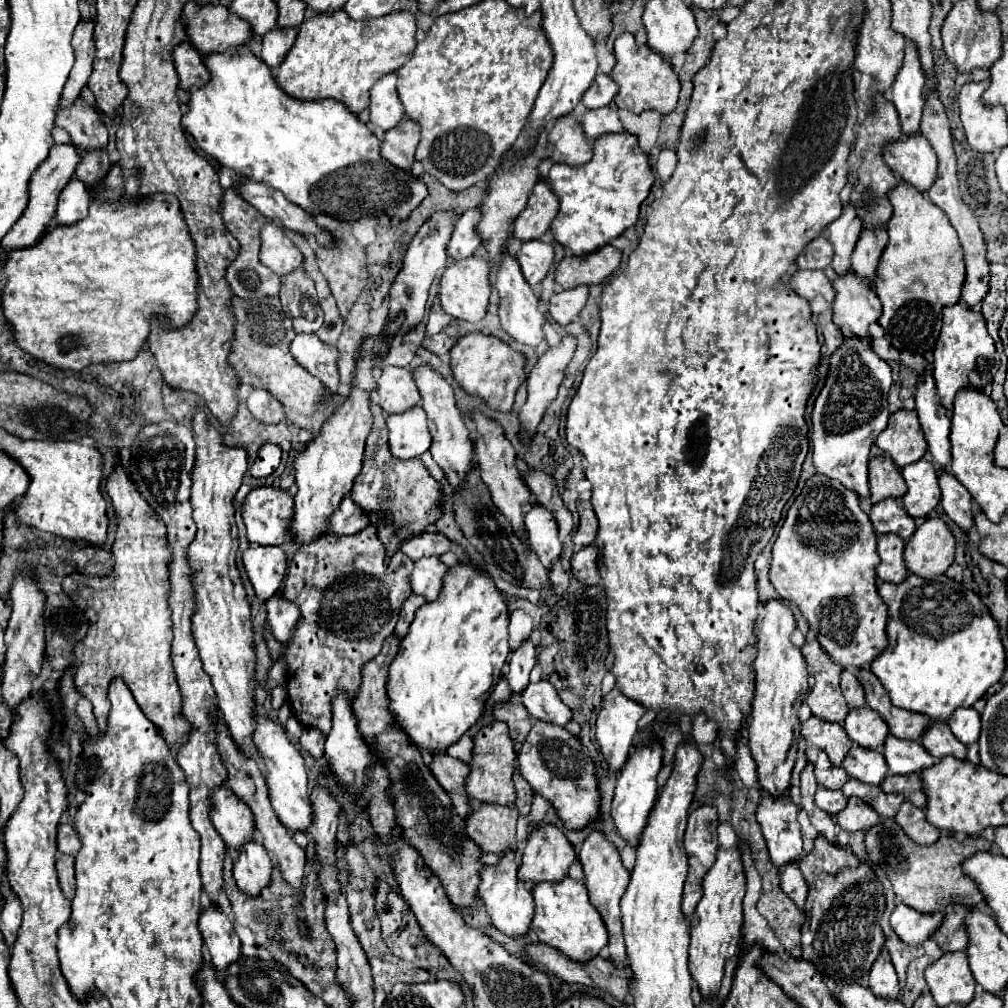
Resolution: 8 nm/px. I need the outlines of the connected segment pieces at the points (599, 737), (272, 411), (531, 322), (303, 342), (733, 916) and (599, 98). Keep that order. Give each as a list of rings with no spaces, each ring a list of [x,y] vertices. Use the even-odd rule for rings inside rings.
[[[616,688],[602,700],[602,710],[596,718],[596,742],[606,760],[606,774],[616,776],[624,768],[642,714],[644,708],[624,698]]]
[[[254,390],[248,400],[246,400],[248,410],[252,412],[252,416],[258,422],[264,424],[278,424],[280,420],[284,420],[284,406],[280,404],[280,400],[276,400],[270,392],[264,390]]]
[[[504,254],[498,270],[496,270],[496,280],[494,280],[494,288],[500,294],[500,304],[498,304],[498,316],[502,322],[502,328],[518,342],[528,344],[528,346],[540,346],[544,340],[544,332],[542,326],[546,322],[546,316],[538,312],[538,298],[534,296],[530,284],[526,282],[526,278],[522,276],[520,264],[516,262],[516,258],[512,254]]]
[[[296,334],[290,344],[290,352],[300,366],[304,366],[312,376],[316,376],[330,392],[338,390],[338,370],[336,346],[328,346],[318,340],[316,334]]]
[[[718,850],[718,858],[714,866],[708,870],[702,882],[702,900],[696,906],[696,912],[690,922],[690,976],[694,978],[698,992],[702,998],[712,998],[720,990],[720,982],[724,978],[726,960],[736,956],[740,946],[740,930],[742,930],[742,898],[746,892],[746,876],[742,868],[740,850]]]
[[[598,74],[598,76],[594,78],[594,82],[590,84],[590,88],[586,90],[582,102],[584,102],[584,106],[590,108],[590,110],[602,108],[602,106],[608,106],[608,104],[614,100],[616,92],[618,92],[616,82],[614,82],[610,76],[606,76],[606,74]]]

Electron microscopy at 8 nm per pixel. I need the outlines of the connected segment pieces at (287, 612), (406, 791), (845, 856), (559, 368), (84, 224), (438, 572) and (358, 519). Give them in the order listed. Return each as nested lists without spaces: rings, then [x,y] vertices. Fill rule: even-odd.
[[[272,596],[266,602],[268,608],[268,620],[272,624],[272,632],[280,642],[286,642],[286,638],[292,634],[292,628],[296,626],[298,612],[294,604],[288,604],[288,600],[282,600],[282,596]]]
[[[388,636],[380,654],[362,668],[362,686],[352,702],[352,710],[356,714],[360,734],[372,736],[372,748],[390,774],[388,796],[394,802],[396,822],[402,828],[404,838],[422,854],[426,866],[432,870],[434,876],[438,876],[452,904],[460,908],[470,906],[474,902],[476,884],[480,882],[482,864],[478,860],[480,848],[464,836],[462,818],[470,812],[468,798],[464,792],[464,776],[468,774],[468,766],[462,760],[448,756],[446,752],[432,752],[432,764],[428,768],[422,762],[420,748],[412,744],[406,732],[396,724],[396,718],[388,704],[386,682],[388,666],[396,658],[398,646],[400,640],[396,640],[396,636]]]
[[[818,836],[810,854],[800,862],[800,870],[808,884],[808,898],[804,906],[808,912],[802,928],[802,960],[814,964],[824,978],[830,978],[836,984],[860,982],[870,972],[868,988],[876,996],[898,998],[898,976],[888,952],[882,950],[884,934],[880,918],[886,906],[884,894],[868,864],[860,862],[848,848],[828,844],[824,836]]]
[[[566,336],[560,340],[558,346],[548,348],[532,368],[526,380],[528,400],[520,410],[520,422],[522,422],[520,436],[524,440],[528,440],[536,432],[536,426],[540,424],[548,404],[556,398],[558,388],[564,380],[564,370],[574,358],[574,352],[576,352],[576,338]]]
[[[152,194],[144,200],[136,202],[116,202],[116,204],[106,204],[106,202],[92,202],[90,204],[90,214],[72,224],[72,226],[54,226],[50,228],[38,244],[18,250],[12,250],[3,263],[3,272],[6,275],[6,284],[2,288],[1,305],[4,310],[4,318],[10,324],[14,332],[14,342],[20,346],[24,352],[32,354],[34,358],[44,360],[50,366],[56,366],[60,370],[82,370],[90,364],[98,362],[120,362],[120,360],[132,360],[138,354],[138,348],[146,342],[150,334],[150,318],[164,314],[170,318],[172,326],[184,326],[192,314],[196,312],[196,286],[198,286],[198,274],[196,274],[196,248],[194,240],[188,234],[188,226],[184,222],[184,216],[180,212],[180,204],[176,196],[172,194]]]
[[[430,556],[430,558],[420,558],[414,562],[414,572],[410,576],[412,592],[424,596],[426,600],[436,600],[440,586],[442,586],[442,576],[446,574],[448,566],[440,562],[440,558]]]
[[[346,496],[336,510],[336,516],[332,516],[328,524],[328,532],[334,534],[354,534],[364,530],[370,524],[370,516],[350,498]]]

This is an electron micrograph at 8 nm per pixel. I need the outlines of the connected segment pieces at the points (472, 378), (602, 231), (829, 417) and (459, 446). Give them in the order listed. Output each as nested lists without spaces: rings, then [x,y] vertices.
[[[470,332],[462,336],[450,350],[450,368],[454,372],[456,382],[464,386],[466,392],[484,398],[490,408],[500,412],[512,410],[516,390],[526,380],[524,366],[526,356],[522,352],[516,352],[496,336],[486,336],[480,332]]]
[[[612,132],[600,136],[600,140],[594,142],[594,156],[588,164],[584,166],[568,166],[568,164],[552,164],[550,174],[548,174],[548,184],[550,188],[558,194],[560,198],[560,212],[552,222],[552,232],[554,238],[572,254],[584,256],[590,254],[604,244],[608,244],[612,238],[620,236],[626,228],[634,226],[638,220],[638,208],[650,194],[650,188],[654,184],[654,176],[650,170],[650,162],[646,152],[638,146],[636,136],[630,132]]]
[[[848,336],[844,338],[842,346],[830,356],[830,366],[826,374],[826,382],[814,402],[812,410],[812,454],[814,454],[814,468],[816,472],[840,480],[846,488],[856,490],[860,498],[868,496],[868,454],[870,446],[874,444],[876,436],[886,428],[888,422],[888,390],[890,390],[892,378],[890,378],[890,366],[880,356],[874,354],[870,344],[864,338]]]
[[[418,366],[414,372],[414,380],[416,380],[418,392],[422,396],[422,408],[428,414],[428,428],[432,434],[430,452],[432,452],[434,460],[446,472],[446,478],[452,486],[452,484],[456,484],[456,480],[460,476],[464,476],[464,472],[468,472],[468,464],[472,464],[472,440],[468,436],[468,428],[456,406],[452,386],[444,380],[444,376],[440,376],[438,372],[432,372],[430,366]]]

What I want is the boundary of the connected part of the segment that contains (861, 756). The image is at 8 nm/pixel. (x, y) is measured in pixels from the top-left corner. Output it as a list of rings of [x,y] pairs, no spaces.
[[[856,744],[850,748],[848,756],[844,758],[842,768],[848,772],[850,778],[856,778],[866,784],[880,784],[888,774],[886,760],[878,748],[876,750],[860,748]]]

